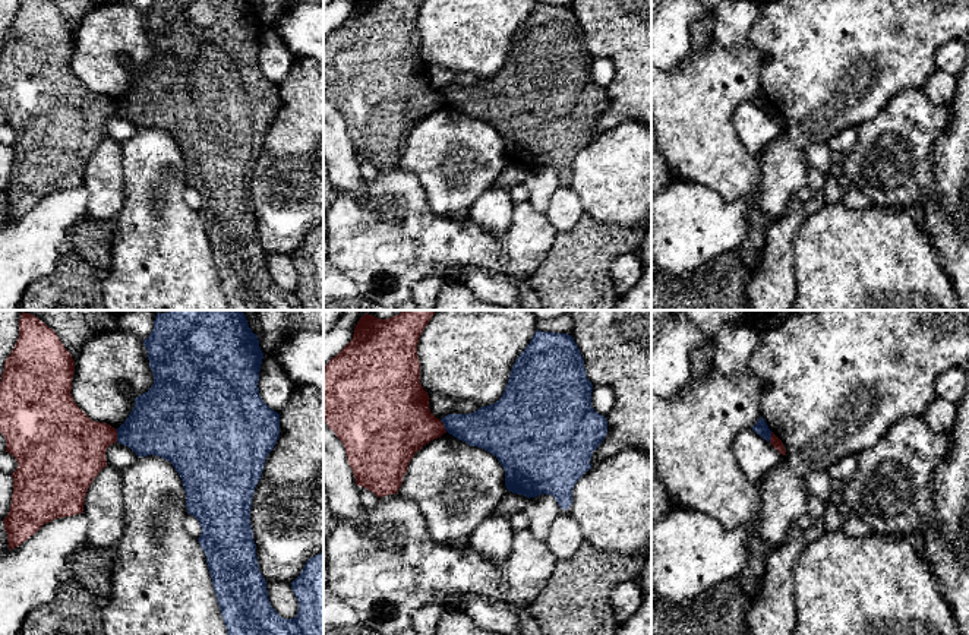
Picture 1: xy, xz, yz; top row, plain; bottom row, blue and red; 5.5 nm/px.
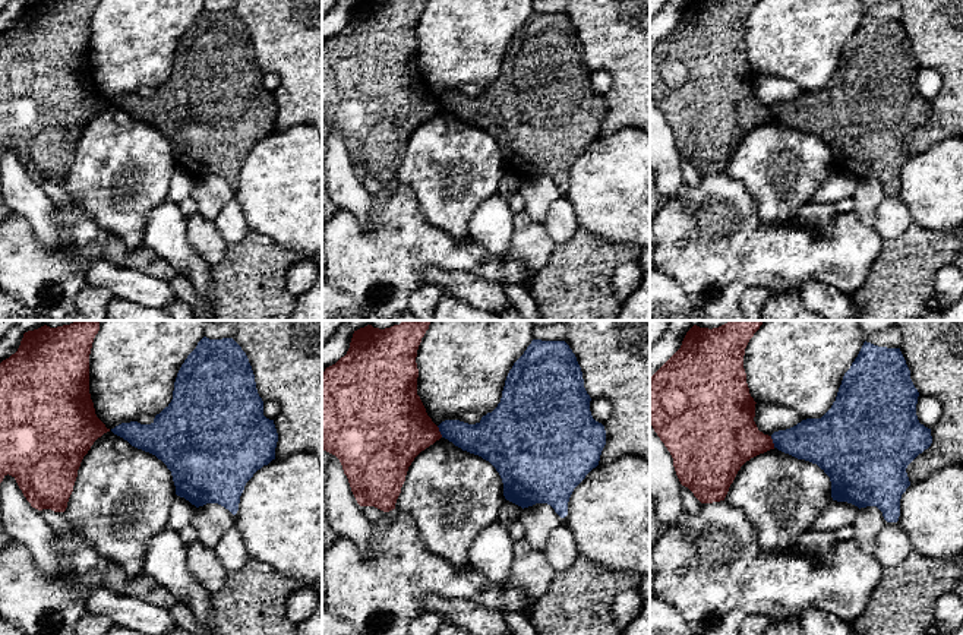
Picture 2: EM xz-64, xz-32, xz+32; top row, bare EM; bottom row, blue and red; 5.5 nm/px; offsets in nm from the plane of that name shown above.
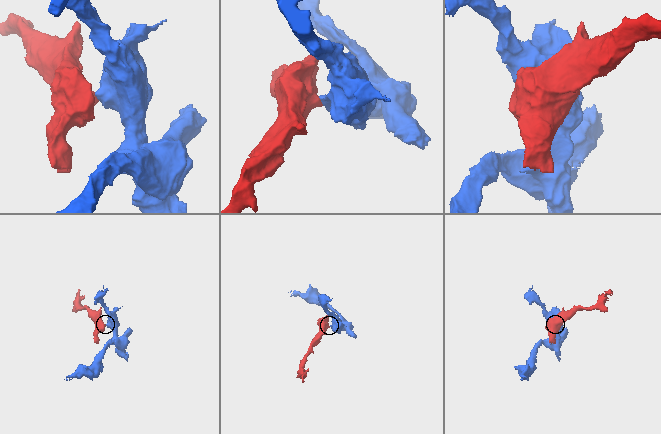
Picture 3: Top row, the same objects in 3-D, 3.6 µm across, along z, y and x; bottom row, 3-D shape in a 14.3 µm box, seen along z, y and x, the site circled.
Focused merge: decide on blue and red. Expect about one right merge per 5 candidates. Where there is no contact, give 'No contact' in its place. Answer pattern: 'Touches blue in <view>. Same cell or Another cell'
Touches blue in xy. Another cell

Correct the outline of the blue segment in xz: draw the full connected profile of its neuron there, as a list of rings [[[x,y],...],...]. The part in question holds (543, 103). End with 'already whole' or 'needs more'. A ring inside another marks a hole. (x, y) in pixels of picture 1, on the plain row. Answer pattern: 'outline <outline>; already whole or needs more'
outline [[[537,1],[515,32],[499,73],[470,86],[448,86],[441,94],[454,110],[498,130],[508,164],[528,171],[550,167],[566,183],[575,155],[591,140],[591,127],[607,107],[606,89],[591,79],[591,61],[574,10]]]; already whole

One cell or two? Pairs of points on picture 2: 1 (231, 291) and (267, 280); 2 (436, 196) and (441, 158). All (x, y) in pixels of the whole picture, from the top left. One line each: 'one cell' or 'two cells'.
1: one cell
2: one cell

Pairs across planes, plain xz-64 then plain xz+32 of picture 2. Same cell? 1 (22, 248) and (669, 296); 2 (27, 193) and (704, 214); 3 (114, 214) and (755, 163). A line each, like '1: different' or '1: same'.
1: different
2: different
3: same

